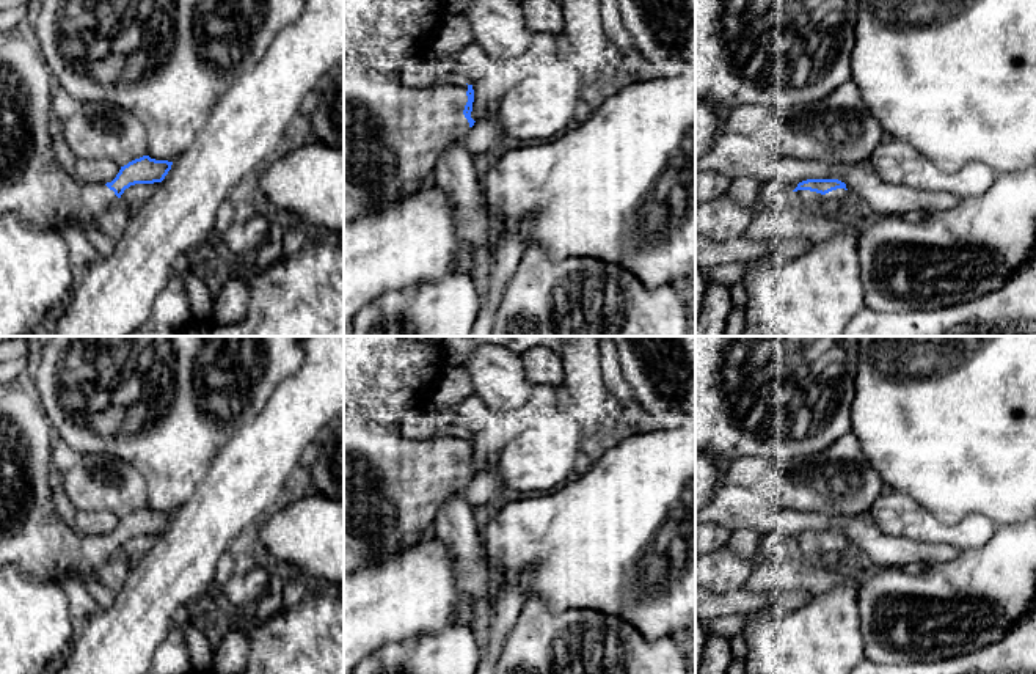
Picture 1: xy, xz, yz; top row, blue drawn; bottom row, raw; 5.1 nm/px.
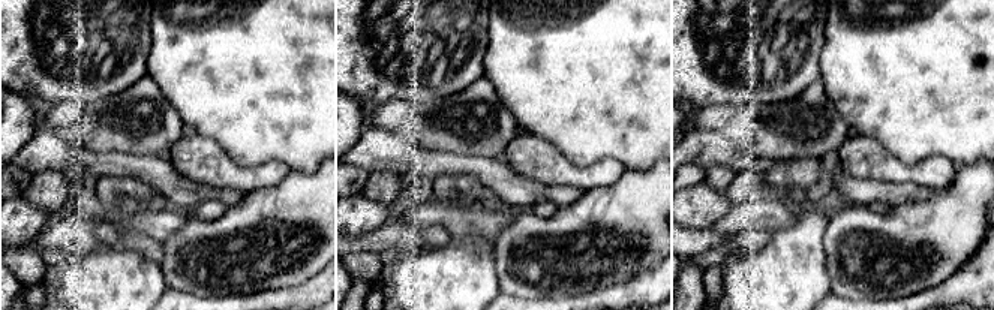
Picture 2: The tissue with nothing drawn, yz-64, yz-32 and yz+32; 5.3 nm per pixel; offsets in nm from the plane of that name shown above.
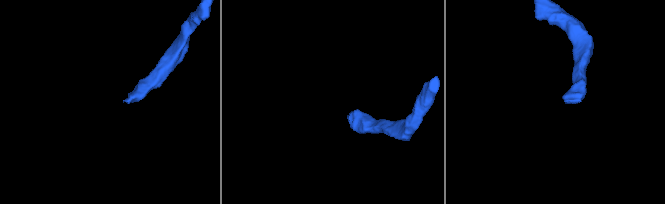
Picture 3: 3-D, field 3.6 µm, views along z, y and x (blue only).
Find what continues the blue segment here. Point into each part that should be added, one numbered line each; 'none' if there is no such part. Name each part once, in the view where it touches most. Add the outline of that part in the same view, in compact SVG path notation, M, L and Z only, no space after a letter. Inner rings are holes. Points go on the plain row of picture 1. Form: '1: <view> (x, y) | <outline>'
1: yz (806, 549) | M837 540L837 542L832 542L826 547L810 544L810 542L793 544L794 553L802 555L802 556L808 556L808 558L816 558L818 555L821 555L824 551L830 551L830 553L838 555L843 550L846 550L846 547L848 547L848 542L844 542L844 540Z

